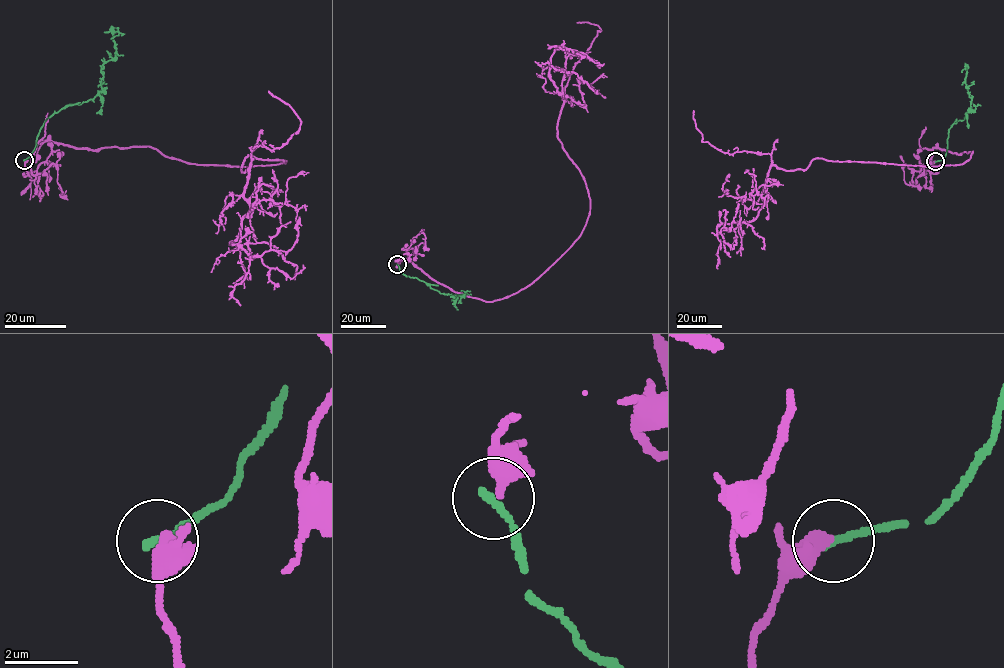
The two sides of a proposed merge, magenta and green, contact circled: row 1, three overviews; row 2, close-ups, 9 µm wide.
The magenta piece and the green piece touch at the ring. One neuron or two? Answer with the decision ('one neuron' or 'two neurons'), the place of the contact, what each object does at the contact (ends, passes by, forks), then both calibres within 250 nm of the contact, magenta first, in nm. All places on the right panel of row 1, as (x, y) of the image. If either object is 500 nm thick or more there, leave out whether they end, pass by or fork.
two neurons; place (935, 161); magenta ends; green ends; calibres 440 and 200 nm

